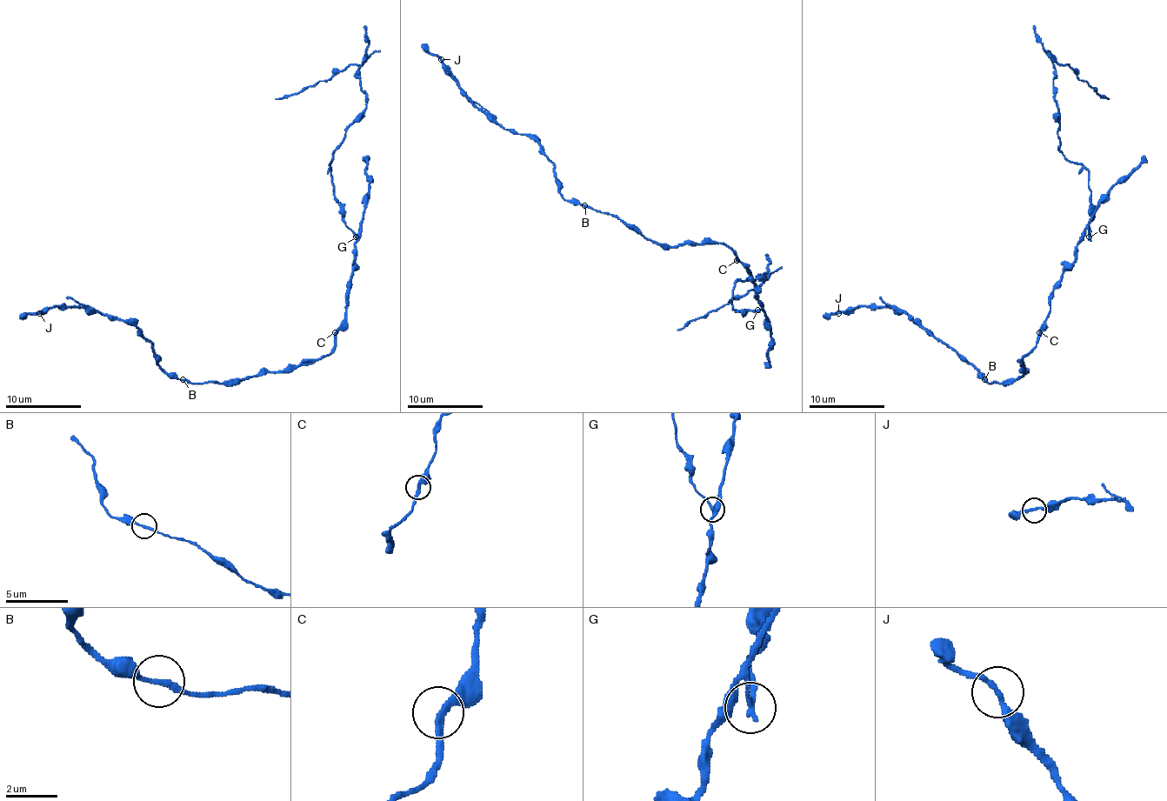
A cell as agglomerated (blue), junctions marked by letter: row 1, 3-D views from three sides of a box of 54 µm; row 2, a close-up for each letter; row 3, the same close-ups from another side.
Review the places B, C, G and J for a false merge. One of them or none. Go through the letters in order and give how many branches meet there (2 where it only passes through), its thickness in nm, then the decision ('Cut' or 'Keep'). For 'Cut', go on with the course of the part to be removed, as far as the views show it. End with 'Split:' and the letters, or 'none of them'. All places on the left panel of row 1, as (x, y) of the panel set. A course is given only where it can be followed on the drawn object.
B: Branches: 2. Thickness 190 nm. Keep
C: Branches: 2. Thickness 240 nm. Keep
G: Branches: 2. Thickness 180 nm. Cut. Course of the part to remove: (356, 237), (335, 196), (330, 160), (346, 128), (367, 105), (363, 63), (276, 99)
J: Branches: 2. Thickness 200 nm. Keep
Split: G

